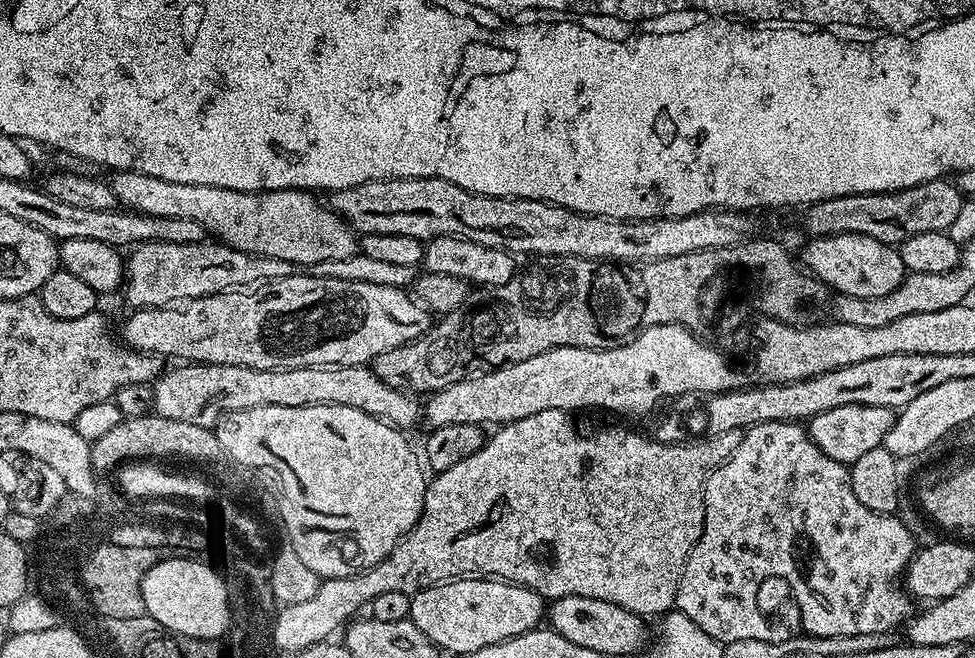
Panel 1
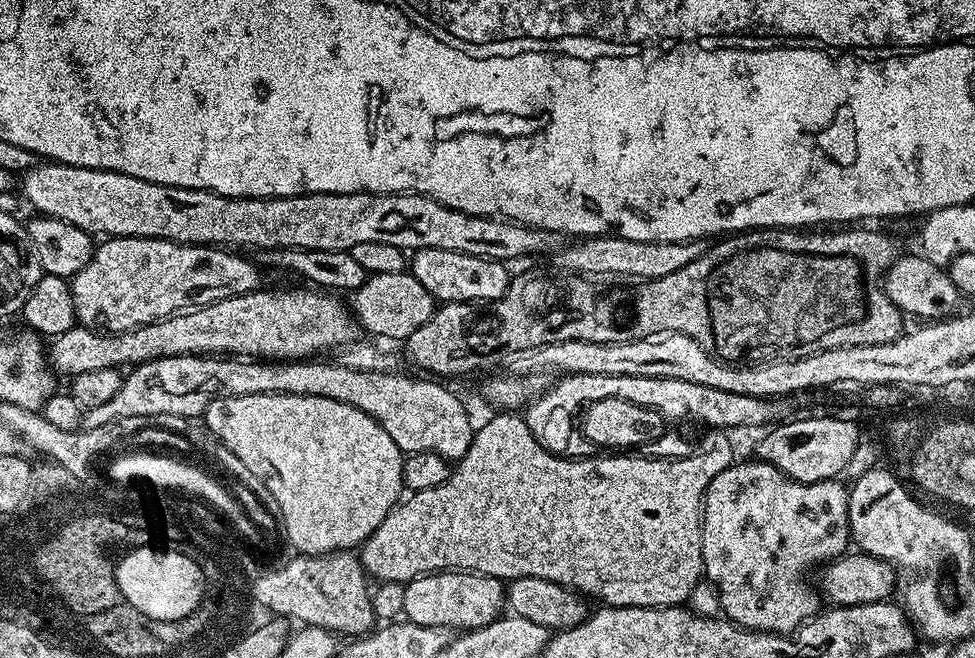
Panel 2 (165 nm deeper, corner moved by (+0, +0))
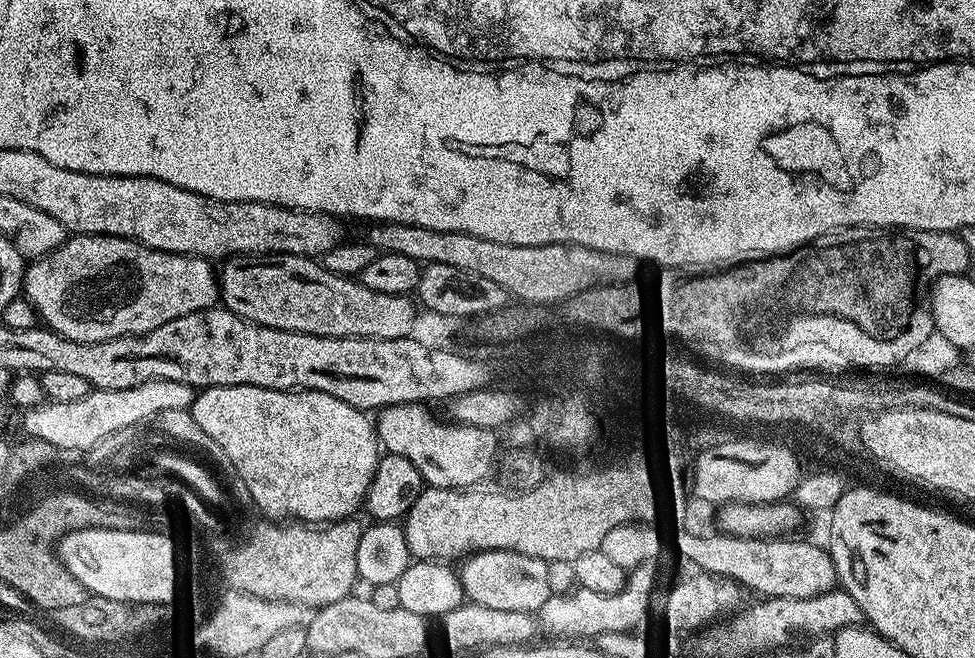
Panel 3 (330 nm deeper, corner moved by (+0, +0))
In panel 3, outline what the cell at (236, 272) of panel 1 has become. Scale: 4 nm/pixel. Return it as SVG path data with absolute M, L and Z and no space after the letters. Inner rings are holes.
M72 234L62 246L25 267L22 295L34 305L37 317L59 336L93 344L121 340L123 336L144 336L174 318L211 308L220 300L220 282L217 269L202 256L154 250L121 236Z

